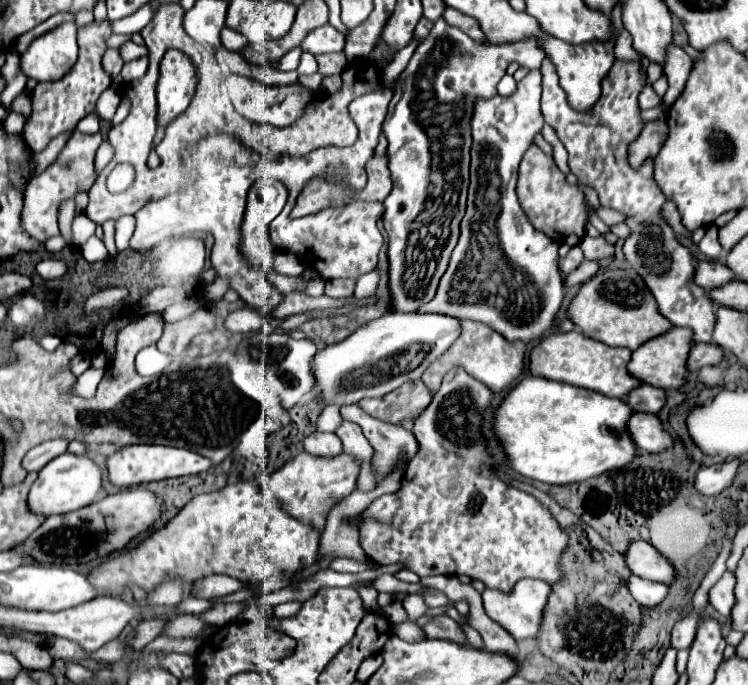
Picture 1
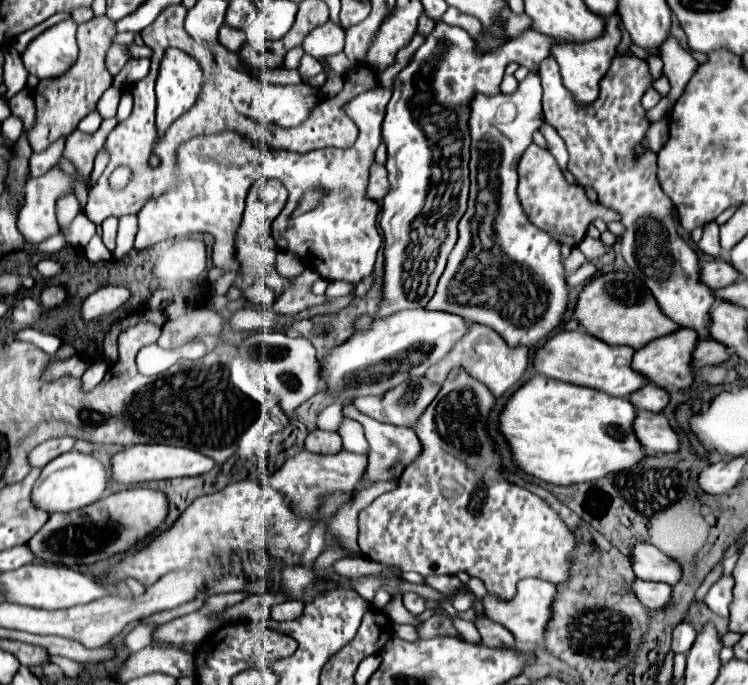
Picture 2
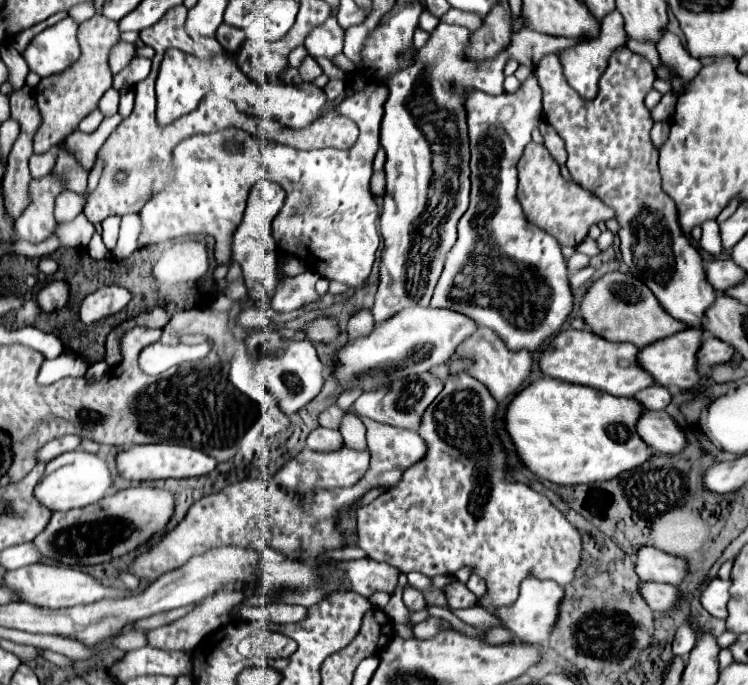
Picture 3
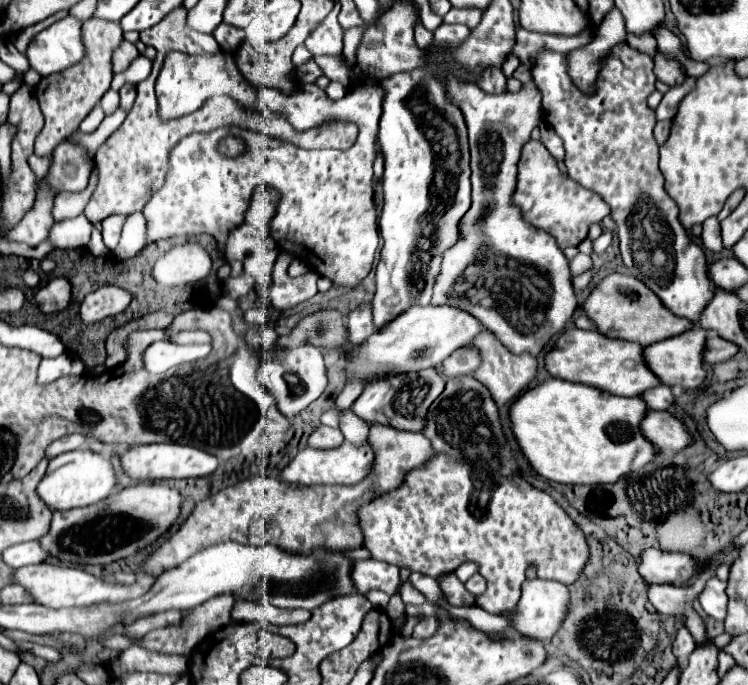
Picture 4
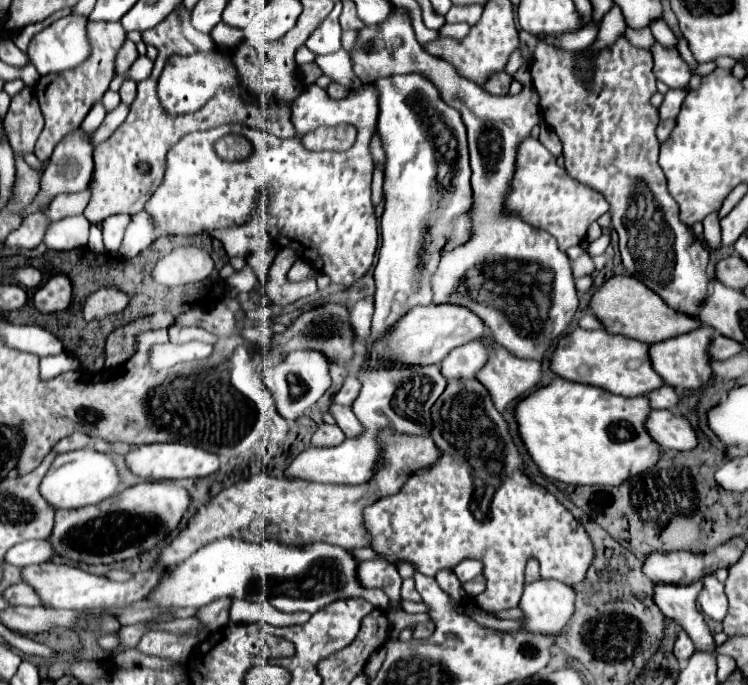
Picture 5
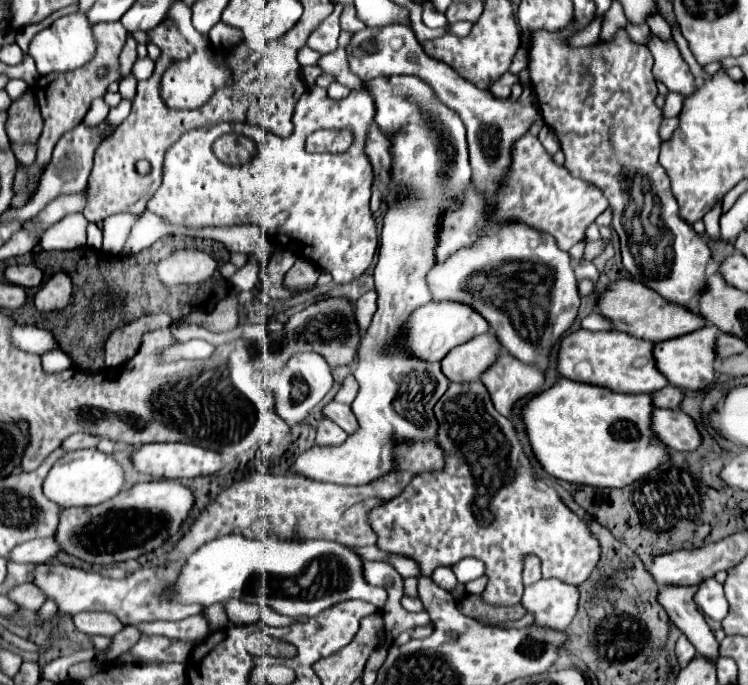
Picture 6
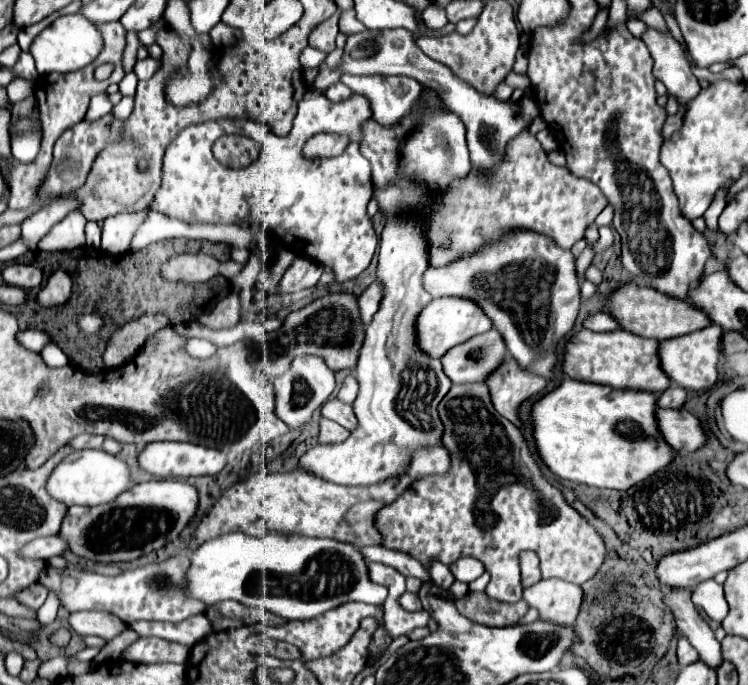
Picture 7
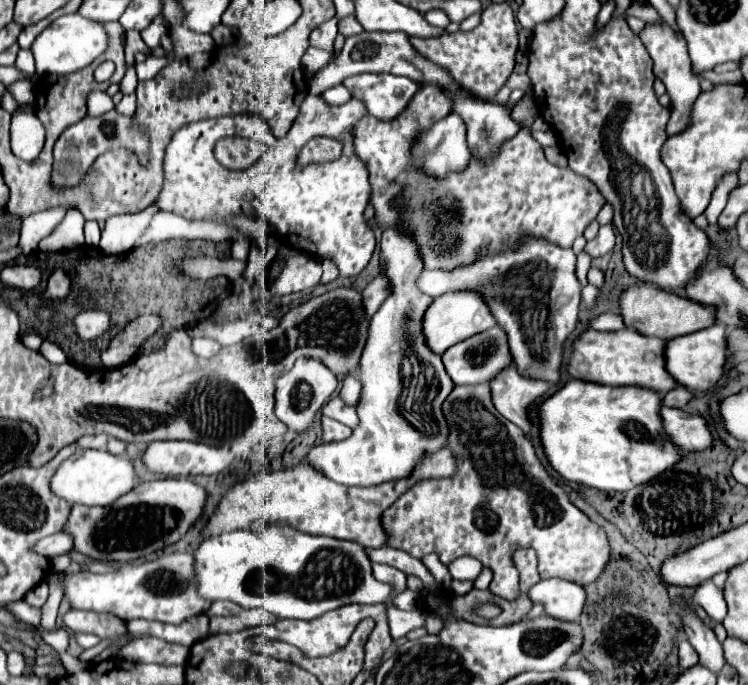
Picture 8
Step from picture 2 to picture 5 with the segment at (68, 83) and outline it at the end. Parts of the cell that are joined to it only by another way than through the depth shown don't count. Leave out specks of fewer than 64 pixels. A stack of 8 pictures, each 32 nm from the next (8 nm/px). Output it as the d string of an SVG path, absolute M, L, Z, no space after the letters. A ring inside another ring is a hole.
M120 21L117 22L88 22L88 34L92 40L92 56L80 64L74 70L66 70L60 74L48 74L38 80L34 86L34 94L40 102L40 110L44 116L45 125L40 134L40 140L35 144L35 155L46 162L60 142L60 136L70 133L80 126L82 118L88 114L92 104L104 96L108 90L108 84L116 76L116 52L123 45L123 27Z

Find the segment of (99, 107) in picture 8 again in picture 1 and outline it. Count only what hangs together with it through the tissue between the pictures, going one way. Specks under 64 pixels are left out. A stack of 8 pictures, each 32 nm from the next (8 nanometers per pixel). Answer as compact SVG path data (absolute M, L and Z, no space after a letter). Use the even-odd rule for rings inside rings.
M88 114L78 122L78 130L84 134L96 134L100 130L100 118L98 114Z

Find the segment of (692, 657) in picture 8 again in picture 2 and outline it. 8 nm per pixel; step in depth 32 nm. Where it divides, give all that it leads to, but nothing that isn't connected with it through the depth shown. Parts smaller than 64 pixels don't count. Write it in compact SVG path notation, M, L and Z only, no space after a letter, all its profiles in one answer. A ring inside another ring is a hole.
M684 620L682 624L678 624L676 628L674 628L674 640L672 640L672 652L674 654L688 654L688 650L692 648L692 644L694 644L694 640L696 640L696 628L688 622L688 620Z

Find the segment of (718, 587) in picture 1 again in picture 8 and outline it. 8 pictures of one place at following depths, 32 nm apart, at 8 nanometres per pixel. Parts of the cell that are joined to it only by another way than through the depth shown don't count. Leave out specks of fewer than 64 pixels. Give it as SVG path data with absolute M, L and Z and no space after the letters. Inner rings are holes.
M710 580L696 588L694 602L698 606L702 606L708 612L708 616L712 620L716 620L716 622L722 622L727 614L727 604L724 602L724 598L722 598L722 592Z

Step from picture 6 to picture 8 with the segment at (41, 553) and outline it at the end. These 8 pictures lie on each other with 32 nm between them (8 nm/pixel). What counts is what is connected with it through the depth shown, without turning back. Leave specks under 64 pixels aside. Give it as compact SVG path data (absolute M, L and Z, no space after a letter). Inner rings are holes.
M66 532L52 534L44 540L40 540L40 544L36 544L36 552L40 552L42 556L48 556L48 558L68 554L72 548L74 548L74 538Z

